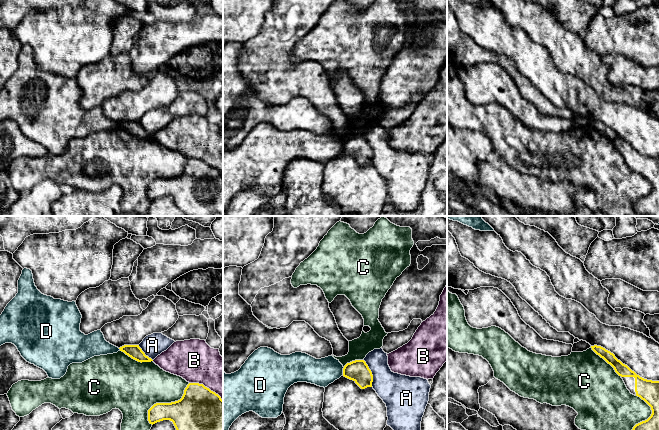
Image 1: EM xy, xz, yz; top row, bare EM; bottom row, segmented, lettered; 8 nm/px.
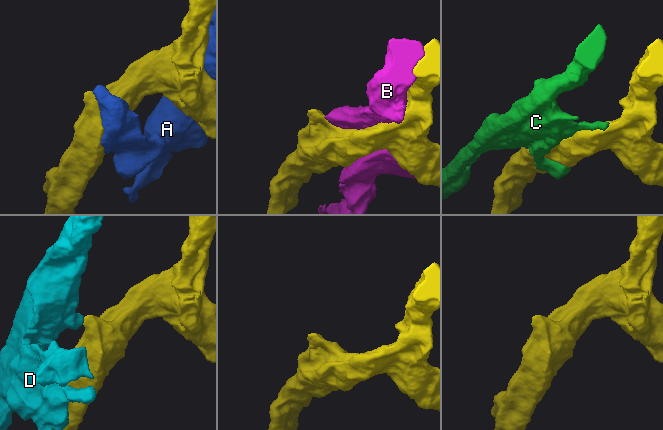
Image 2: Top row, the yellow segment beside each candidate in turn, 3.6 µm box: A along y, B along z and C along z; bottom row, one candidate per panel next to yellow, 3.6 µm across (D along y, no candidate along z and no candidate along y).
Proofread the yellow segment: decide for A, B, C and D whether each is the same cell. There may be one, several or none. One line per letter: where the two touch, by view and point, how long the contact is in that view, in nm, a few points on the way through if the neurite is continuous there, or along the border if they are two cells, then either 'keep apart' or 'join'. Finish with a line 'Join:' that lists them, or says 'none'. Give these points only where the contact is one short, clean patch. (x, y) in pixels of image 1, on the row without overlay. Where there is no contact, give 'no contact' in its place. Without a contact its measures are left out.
A: contact xz (371, 149); length 240 nm; keep apart
B: contact xy (206, 163); length 300 nm; keep apart
C: contact xy (165, 179); length 460 nm; keep apart
D: contact xz (343, 147); length 70 nm; border xz (344, 143), (342, 150); keep apart
Join: none

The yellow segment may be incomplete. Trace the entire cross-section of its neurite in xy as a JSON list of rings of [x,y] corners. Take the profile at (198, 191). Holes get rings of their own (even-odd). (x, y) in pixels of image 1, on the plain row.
[[[189,159],[182,174],[171,179],[156,179],[148,186],[148,197],[155,200],[163,196],[173,198],[186,216],[223,215],[223,176],[215,168],[199,159]]]

